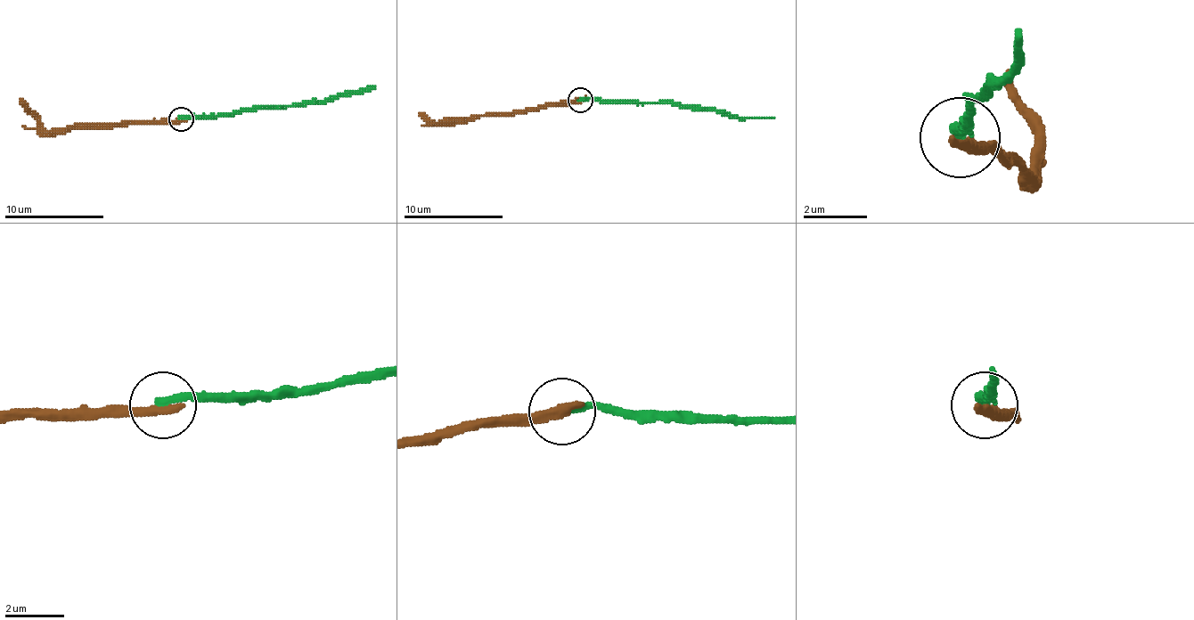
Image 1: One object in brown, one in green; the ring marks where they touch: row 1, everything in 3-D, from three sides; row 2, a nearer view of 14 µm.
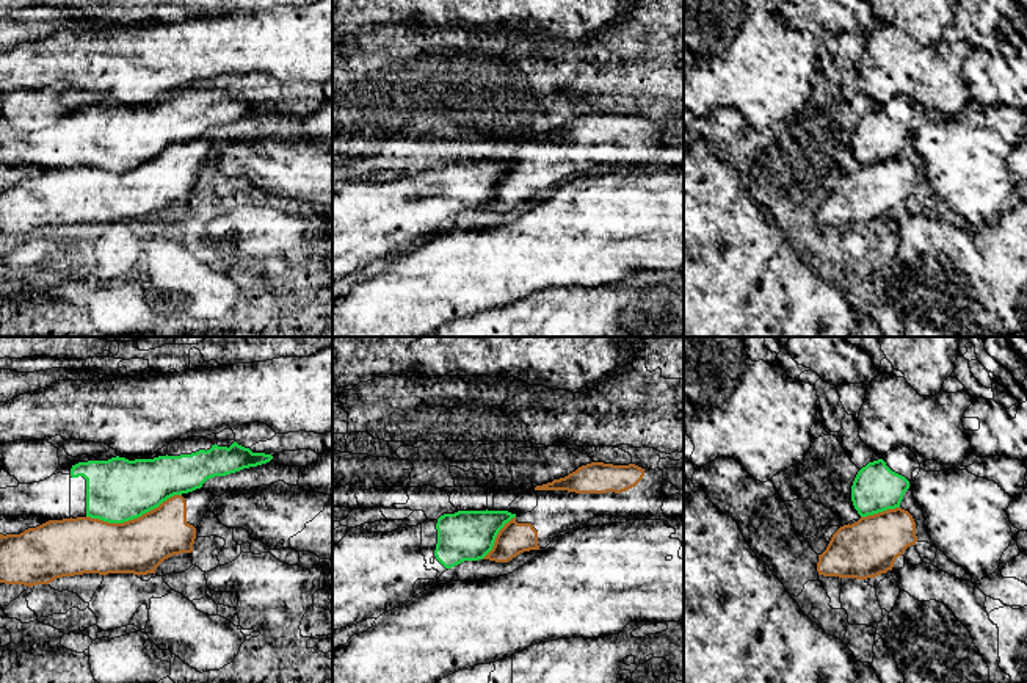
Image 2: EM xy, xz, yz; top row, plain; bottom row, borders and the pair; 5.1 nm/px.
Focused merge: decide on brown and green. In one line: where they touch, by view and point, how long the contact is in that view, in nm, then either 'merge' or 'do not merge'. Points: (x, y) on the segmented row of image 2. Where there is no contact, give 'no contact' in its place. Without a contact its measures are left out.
meets brown in xy at (134, 519); contact 500 nm long; do not merge

